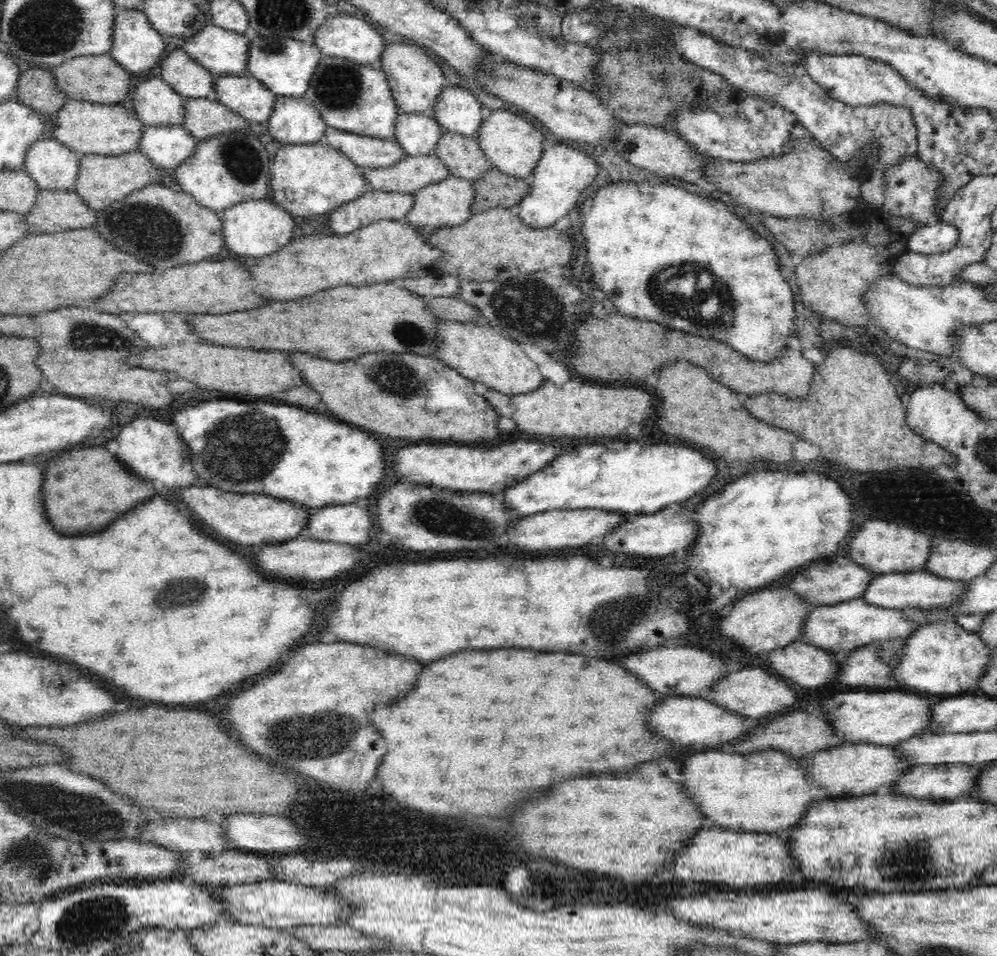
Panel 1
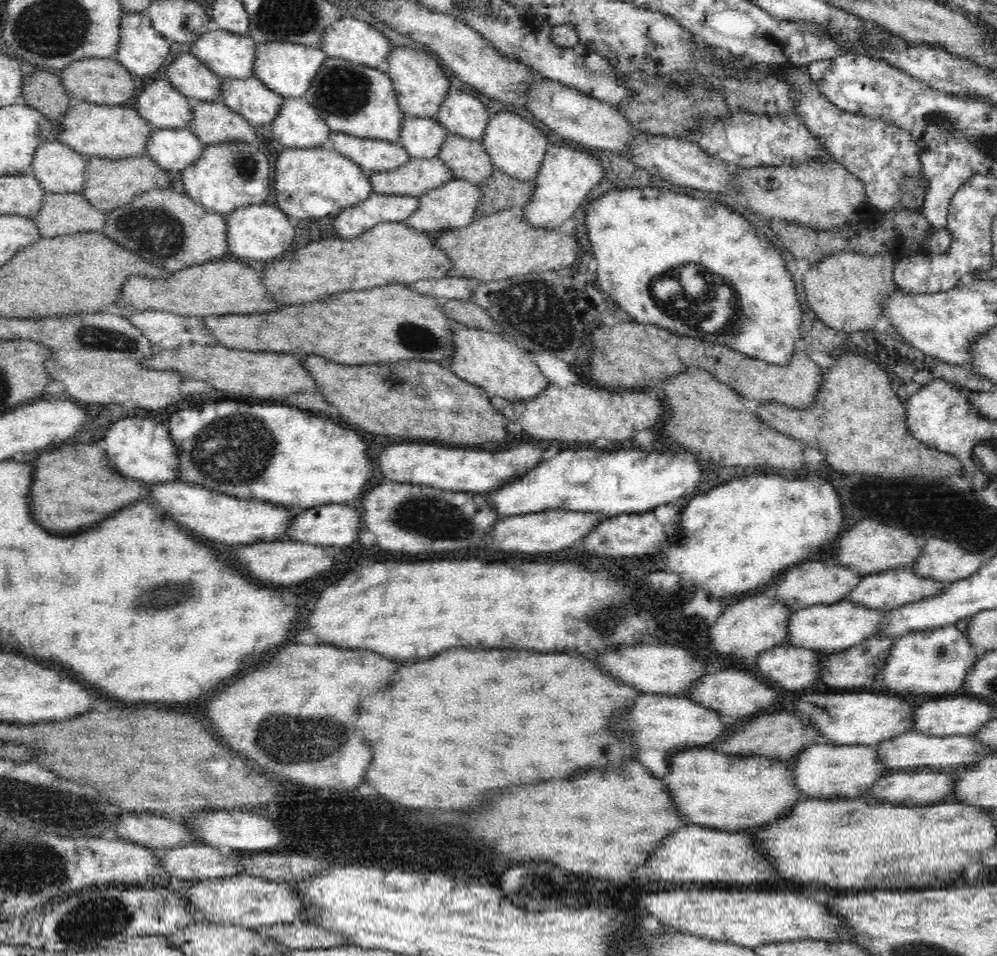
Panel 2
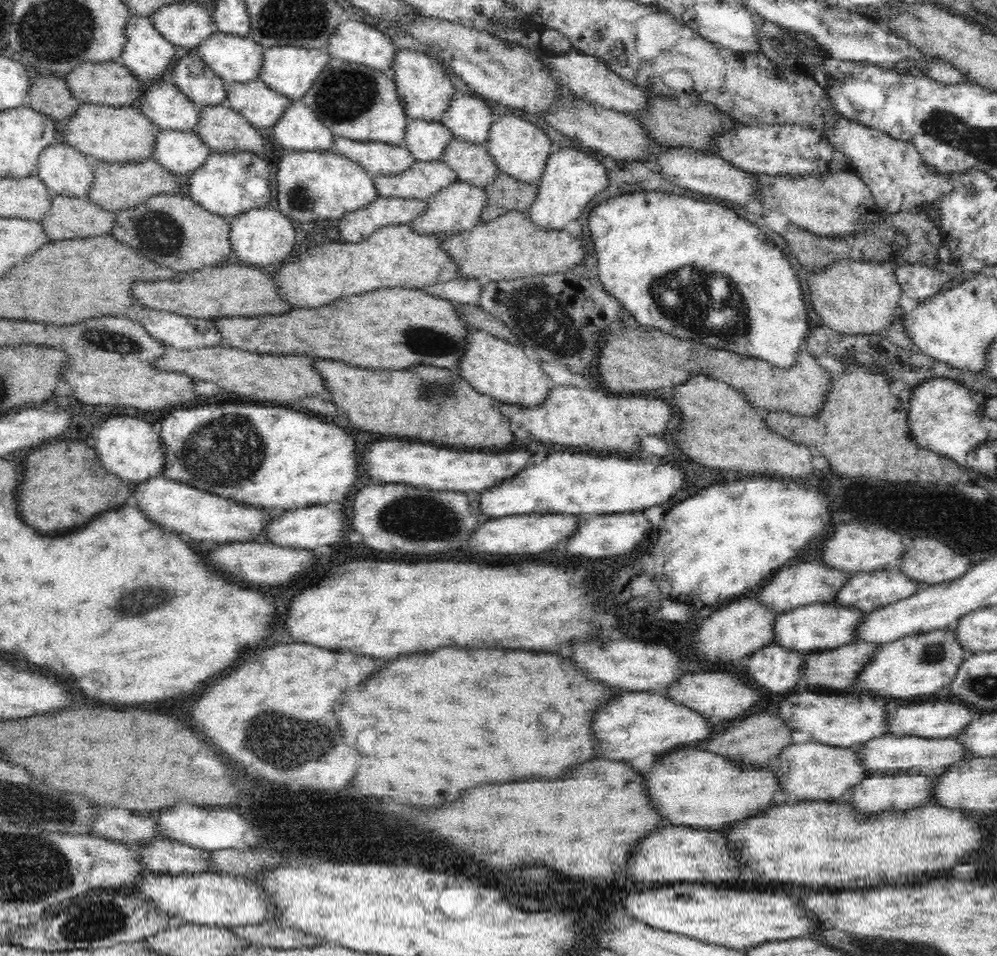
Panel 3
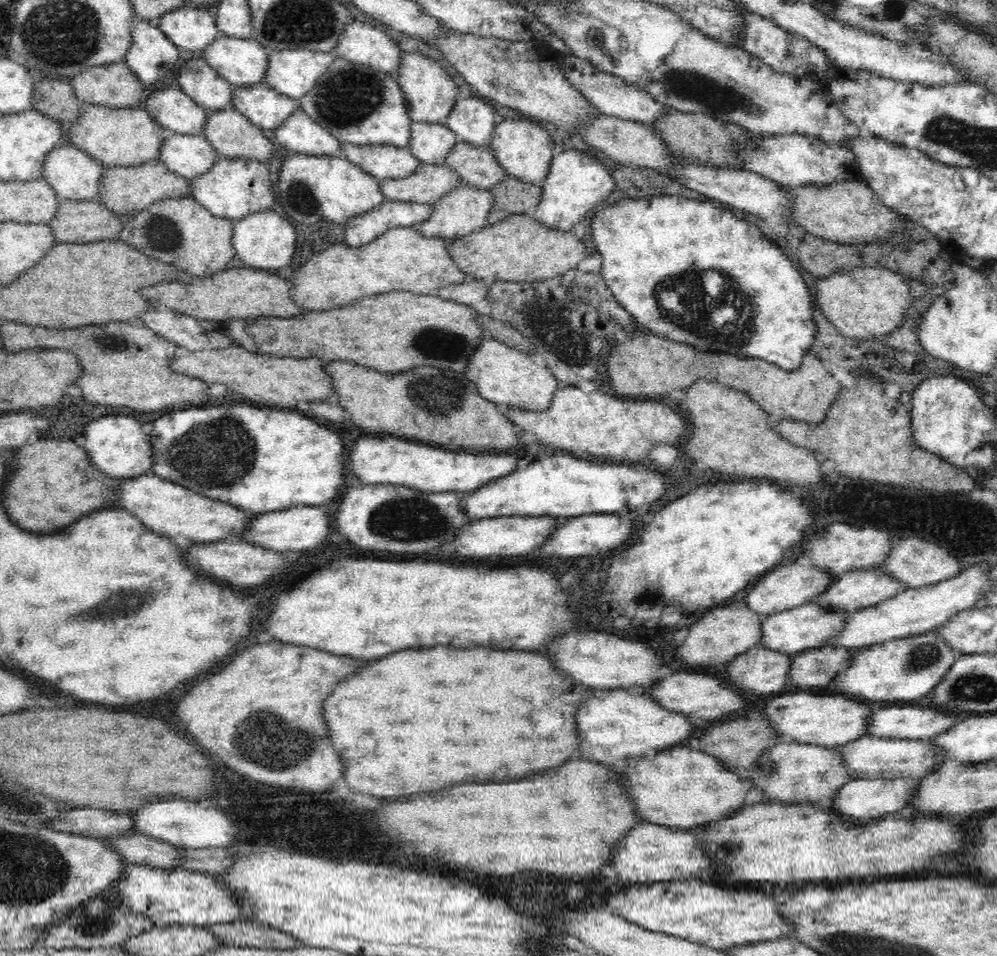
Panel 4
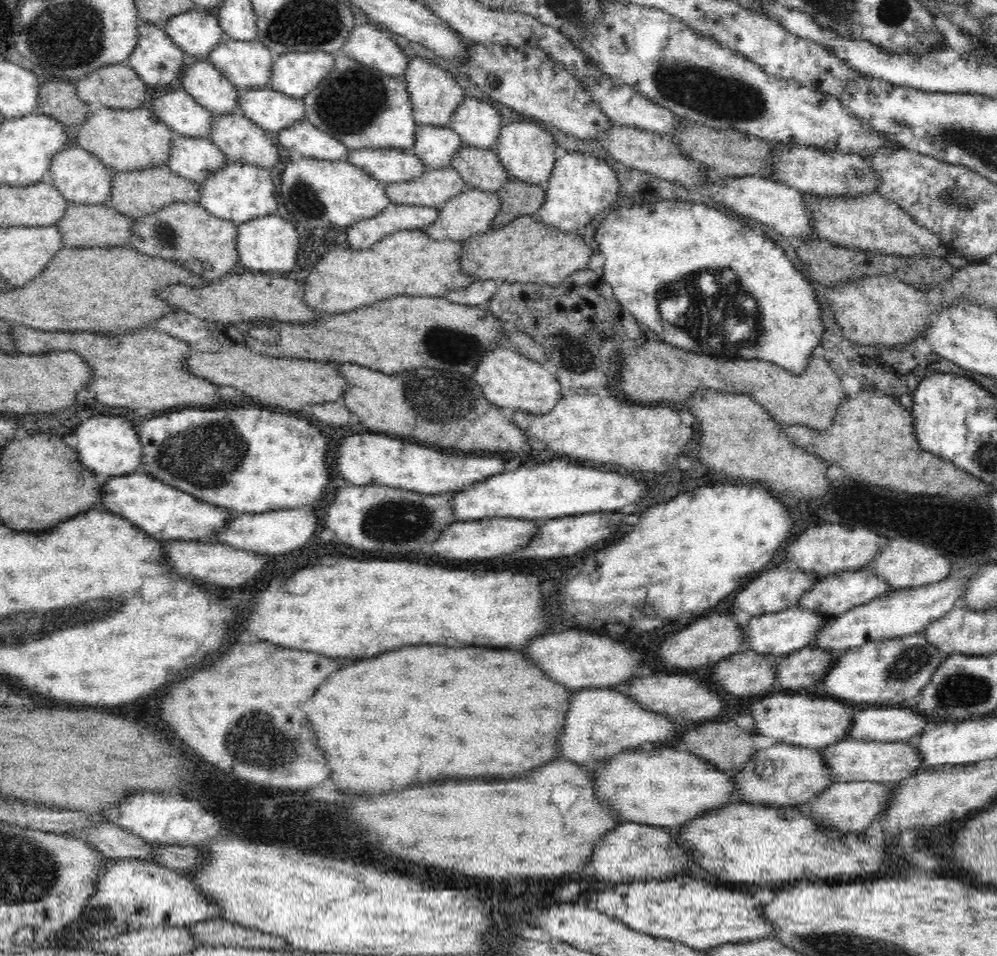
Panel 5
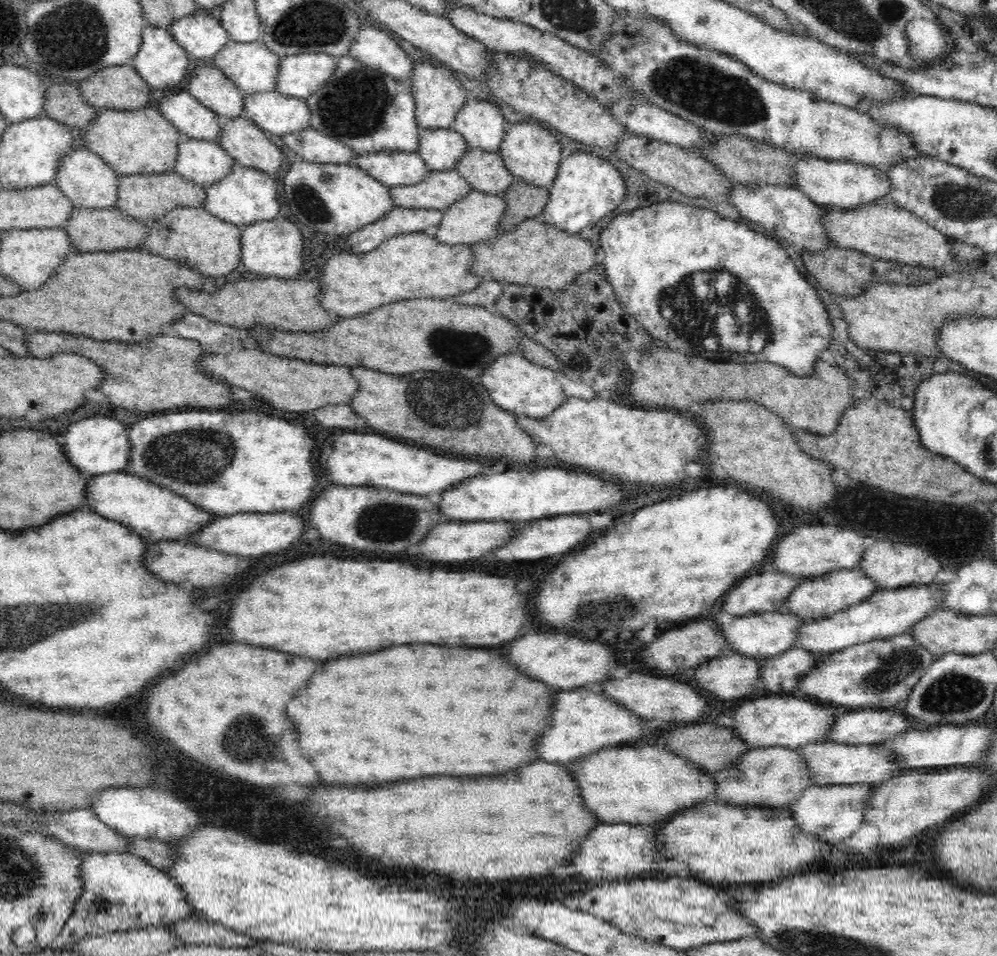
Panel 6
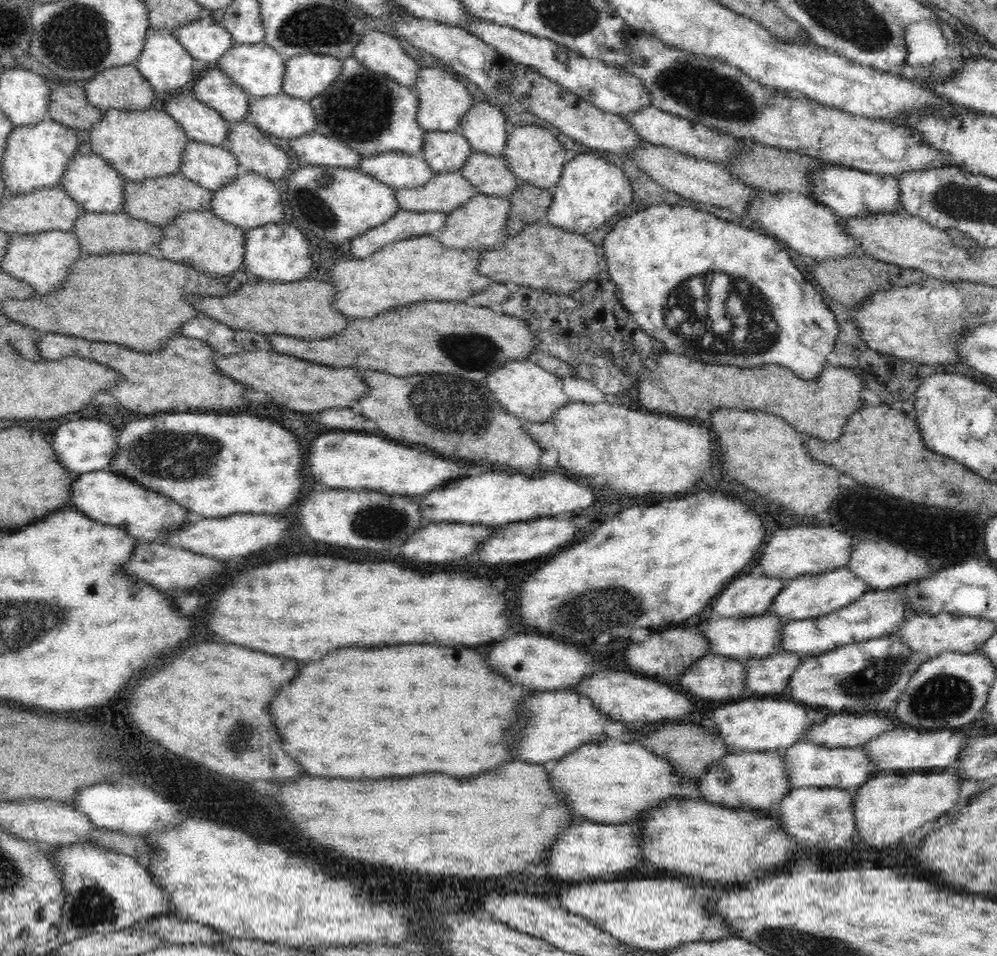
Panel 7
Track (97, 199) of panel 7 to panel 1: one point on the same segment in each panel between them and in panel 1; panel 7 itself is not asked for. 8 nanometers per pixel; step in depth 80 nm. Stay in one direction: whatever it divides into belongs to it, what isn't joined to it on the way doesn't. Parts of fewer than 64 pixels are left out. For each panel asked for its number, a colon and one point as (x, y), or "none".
1: (53, 166)
2: (60, 170)
3: (67, 172)
4: (74, 175)
5: (83, 179)
6: (87, 180)

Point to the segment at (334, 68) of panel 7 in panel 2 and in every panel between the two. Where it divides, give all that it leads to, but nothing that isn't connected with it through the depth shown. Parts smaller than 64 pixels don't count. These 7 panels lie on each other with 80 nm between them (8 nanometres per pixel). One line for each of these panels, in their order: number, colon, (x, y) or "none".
2: (287, 68)
3: (290, 70)
4: (293, 73)
5: (294, 74)
6: (300, 75)

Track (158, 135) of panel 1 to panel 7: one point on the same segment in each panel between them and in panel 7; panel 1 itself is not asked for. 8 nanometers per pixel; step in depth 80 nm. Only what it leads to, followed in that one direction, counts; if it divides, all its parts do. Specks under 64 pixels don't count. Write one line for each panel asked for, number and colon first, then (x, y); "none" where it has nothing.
2: (175, 149)
3: (181, 153)
4: (190, 156)
5: (196, 159)
6: (202, 162)
7: (212, 167)

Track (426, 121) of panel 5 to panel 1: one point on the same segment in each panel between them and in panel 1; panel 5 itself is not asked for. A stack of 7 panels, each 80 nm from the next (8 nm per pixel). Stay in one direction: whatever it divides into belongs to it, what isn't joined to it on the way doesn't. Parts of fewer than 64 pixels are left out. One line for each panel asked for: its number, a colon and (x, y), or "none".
1: (416, 80)
2: (421, 85)
3: (425, 90)
4: (430, 91)

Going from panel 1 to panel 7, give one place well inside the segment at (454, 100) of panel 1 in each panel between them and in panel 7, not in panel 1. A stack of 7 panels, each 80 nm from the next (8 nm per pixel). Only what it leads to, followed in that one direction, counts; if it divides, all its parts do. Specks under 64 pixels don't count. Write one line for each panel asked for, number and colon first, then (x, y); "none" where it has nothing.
2: (462, 114)
3: (469, 119)
4: (472, 120)
5: (478, 124)
6: (480, 122)
7: (485, 127)

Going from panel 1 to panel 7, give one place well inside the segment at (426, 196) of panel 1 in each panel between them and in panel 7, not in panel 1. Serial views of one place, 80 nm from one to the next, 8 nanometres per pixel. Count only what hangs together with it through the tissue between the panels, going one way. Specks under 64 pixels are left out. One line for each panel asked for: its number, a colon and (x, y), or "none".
2: (453, 205)
3: (457, 209)
4: (463, 211)
5: (470, 214)
6: (475, 218)
7: (468, 228)

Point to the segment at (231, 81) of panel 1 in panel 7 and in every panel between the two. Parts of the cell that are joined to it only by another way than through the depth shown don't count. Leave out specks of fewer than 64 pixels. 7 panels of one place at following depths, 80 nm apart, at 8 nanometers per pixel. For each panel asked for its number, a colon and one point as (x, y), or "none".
2: (250, 97)
3: (260, 105)
4: (267, 109)
5: (269, 109)
6: (277, 113)
7: (281, 115)

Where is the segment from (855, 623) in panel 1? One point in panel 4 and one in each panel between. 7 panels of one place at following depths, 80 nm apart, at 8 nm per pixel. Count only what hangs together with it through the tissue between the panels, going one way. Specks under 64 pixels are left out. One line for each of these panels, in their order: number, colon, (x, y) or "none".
2: (827, 629)
3: (817, 626)
4: (806, 626)

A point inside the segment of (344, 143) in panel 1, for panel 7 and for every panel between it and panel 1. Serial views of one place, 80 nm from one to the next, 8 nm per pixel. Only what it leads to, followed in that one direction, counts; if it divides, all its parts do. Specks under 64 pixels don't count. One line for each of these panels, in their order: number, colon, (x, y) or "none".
2: (372, 155)
3: (377, 158)
4: (383, 162)
5: (387, 165)
6: (393, 168)
7: (399, 171)

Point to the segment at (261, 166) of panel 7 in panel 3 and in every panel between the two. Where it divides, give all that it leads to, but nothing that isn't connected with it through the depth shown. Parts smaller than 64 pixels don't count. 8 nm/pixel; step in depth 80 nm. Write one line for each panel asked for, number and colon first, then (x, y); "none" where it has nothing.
3: (224, 130)
4: (232, 135)
5: (240, 139)
6: (245, 141)

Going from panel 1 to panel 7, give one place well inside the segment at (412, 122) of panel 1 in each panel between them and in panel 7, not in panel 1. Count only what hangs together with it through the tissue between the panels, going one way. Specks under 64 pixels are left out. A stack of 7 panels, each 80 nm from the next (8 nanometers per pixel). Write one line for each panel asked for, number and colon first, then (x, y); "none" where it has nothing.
2: (422, 137)
3: (426, 141)
4: (430, 143)
5: (436, 147)
6: (442, 149)
7: (446, 152)

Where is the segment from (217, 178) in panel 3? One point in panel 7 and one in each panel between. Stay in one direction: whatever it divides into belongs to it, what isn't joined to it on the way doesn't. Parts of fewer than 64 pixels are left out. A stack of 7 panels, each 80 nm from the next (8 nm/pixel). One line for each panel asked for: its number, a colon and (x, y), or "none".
4: (233, 188)
5: (240, 192)
6: (246, 196)
7: (250, 201)

